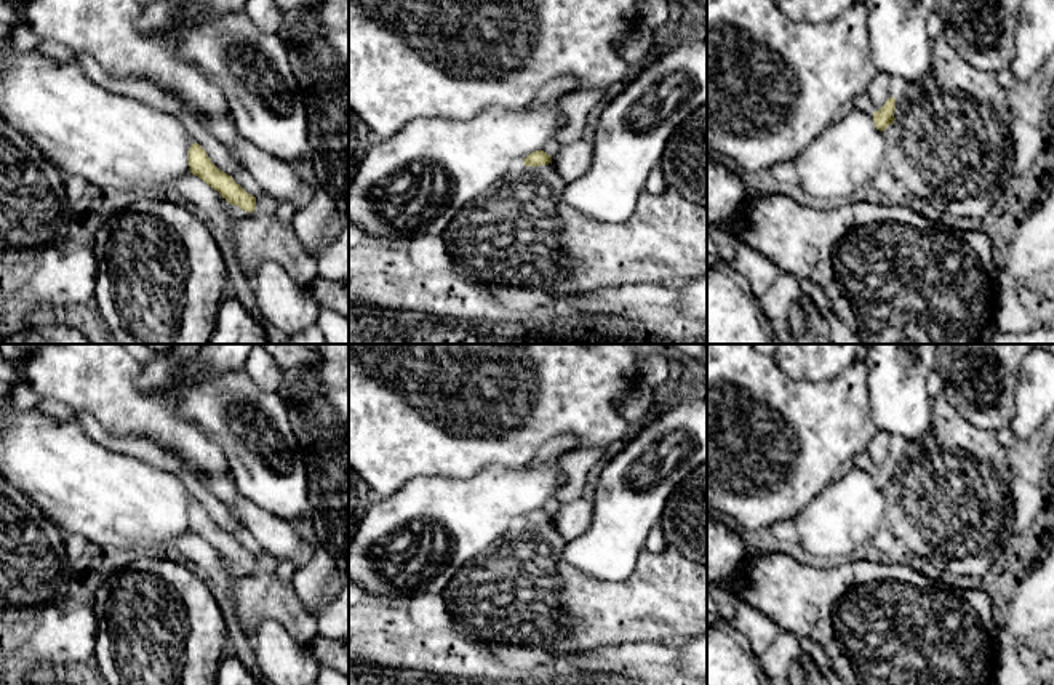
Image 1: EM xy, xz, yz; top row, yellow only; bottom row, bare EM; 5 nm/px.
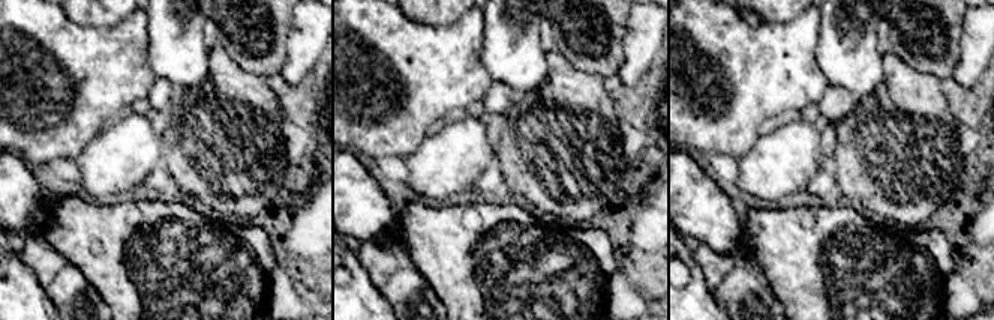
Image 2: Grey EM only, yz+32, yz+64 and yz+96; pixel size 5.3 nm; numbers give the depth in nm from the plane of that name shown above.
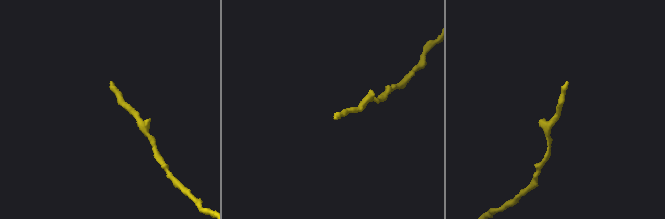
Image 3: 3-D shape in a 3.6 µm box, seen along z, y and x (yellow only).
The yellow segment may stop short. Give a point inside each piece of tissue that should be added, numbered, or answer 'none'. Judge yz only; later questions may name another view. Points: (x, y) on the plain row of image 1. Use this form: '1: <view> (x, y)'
1: yz (898, 442)

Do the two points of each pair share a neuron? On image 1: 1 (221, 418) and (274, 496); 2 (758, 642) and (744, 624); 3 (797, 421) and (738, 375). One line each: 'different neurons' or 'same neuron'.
1: same neuron
2: same neuron
3: same neuron

